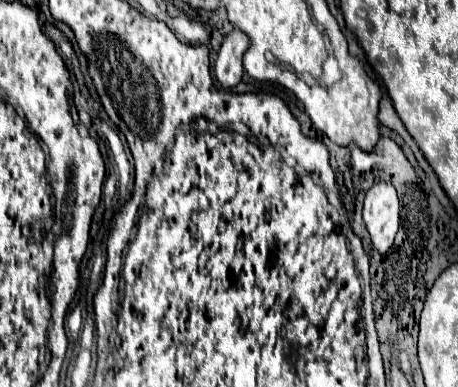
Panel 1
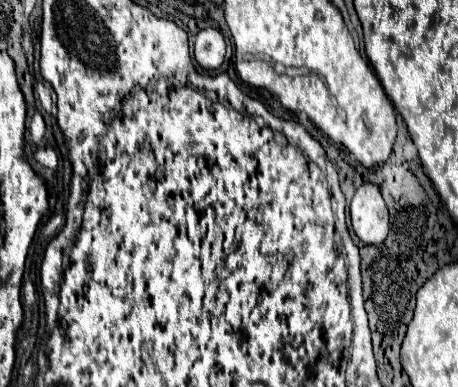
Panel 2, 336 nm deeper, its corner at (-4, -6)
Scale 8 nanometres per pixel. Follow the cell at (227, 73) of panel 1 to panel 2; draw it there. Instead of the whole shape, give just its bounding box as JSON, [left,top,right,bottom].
[194,28,226,70]

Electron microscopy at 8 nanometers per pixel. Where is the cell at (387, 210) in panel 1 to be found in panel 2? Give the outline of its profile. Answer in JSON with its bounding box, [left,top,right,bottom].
[350,184,390,244]

